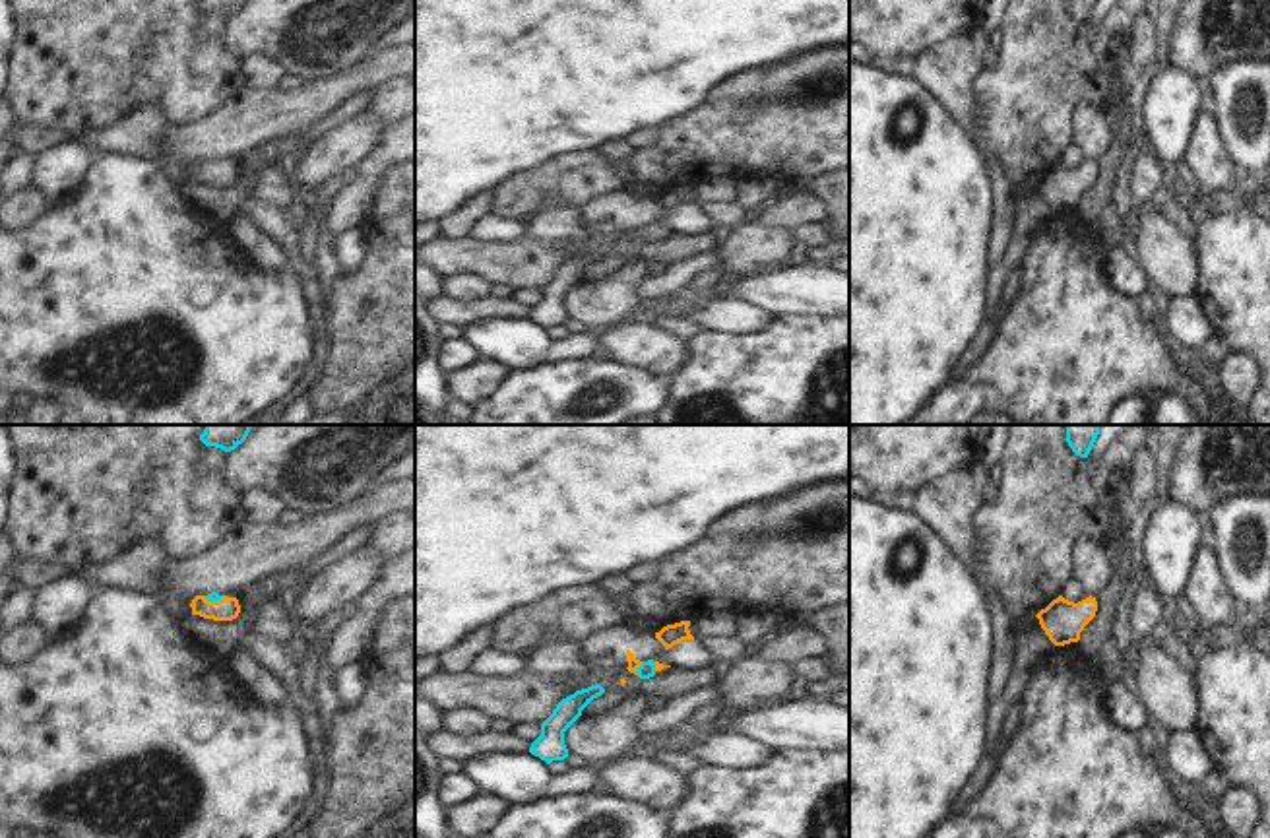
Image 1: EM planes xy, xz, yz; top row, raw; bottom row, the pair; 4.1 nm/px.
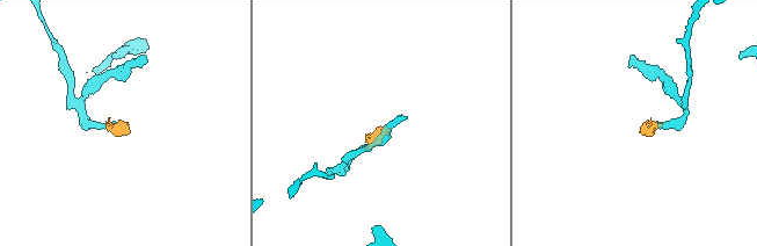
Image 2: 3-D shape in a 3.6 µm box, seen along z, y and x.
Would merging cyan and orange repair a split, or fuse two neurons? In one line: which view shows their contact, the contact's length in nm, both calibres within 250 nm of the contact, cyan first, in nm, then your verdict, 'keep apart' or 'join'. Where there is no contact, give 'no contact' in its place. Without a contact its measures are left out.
xy | 100 nm | 50/100 nm | join

